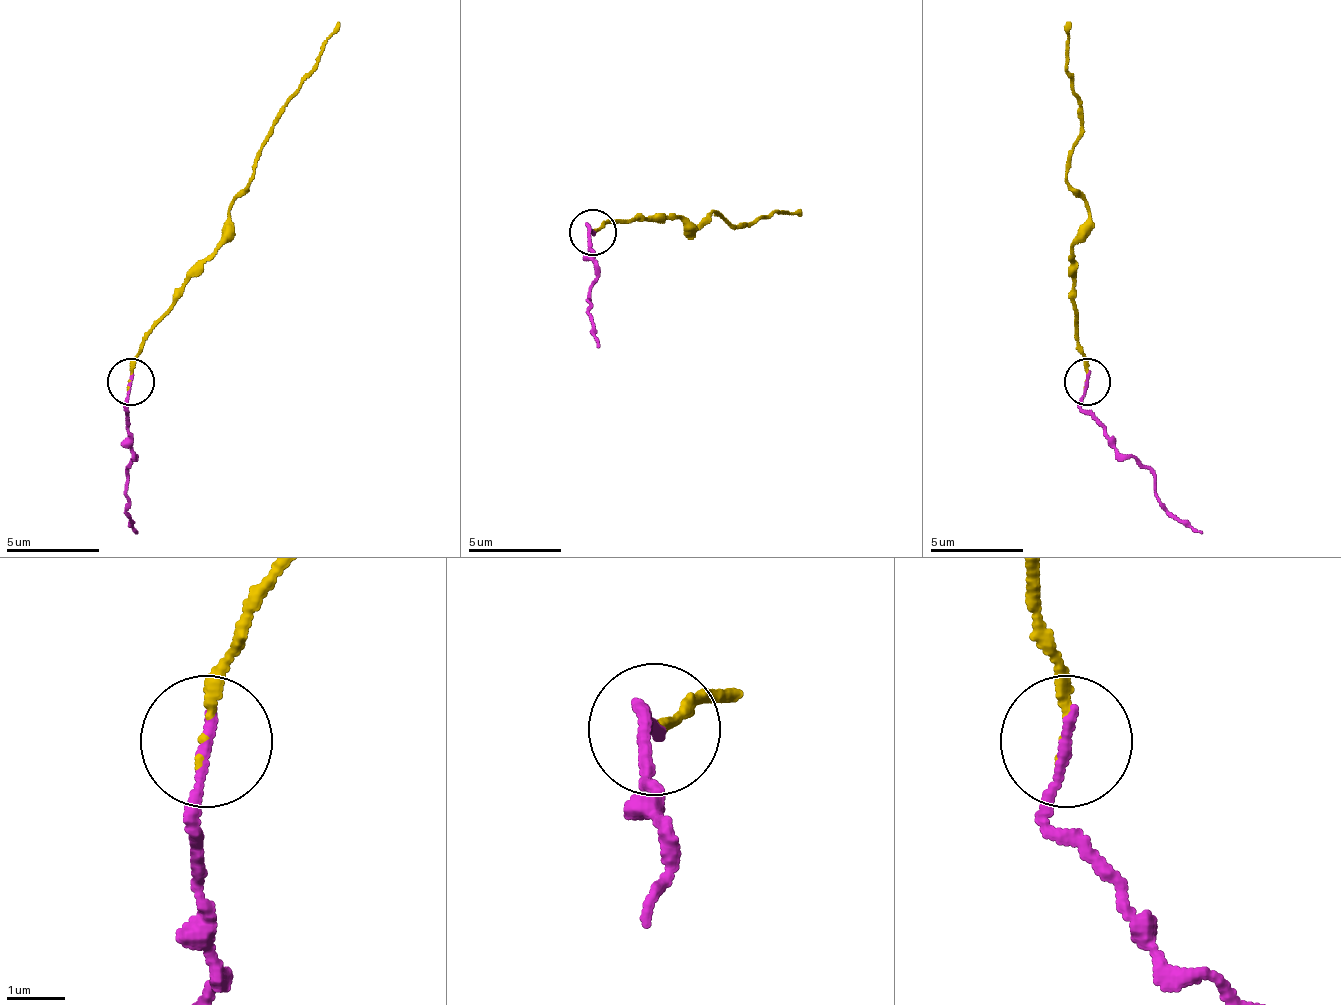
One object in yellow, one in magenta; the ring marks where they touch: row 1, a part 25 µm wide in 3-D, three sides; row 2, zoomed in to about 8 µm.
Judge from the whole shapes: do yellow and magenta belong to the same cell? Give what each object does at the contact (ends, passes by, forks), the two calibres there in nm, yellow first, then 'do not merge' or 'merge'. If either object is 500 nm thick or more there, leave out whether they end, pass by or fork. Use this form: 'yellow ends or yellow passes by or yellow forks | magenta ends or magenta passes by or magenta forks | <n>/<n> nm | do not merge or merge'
yellow ends | magenta ends | 160/190 nm | do not merge

